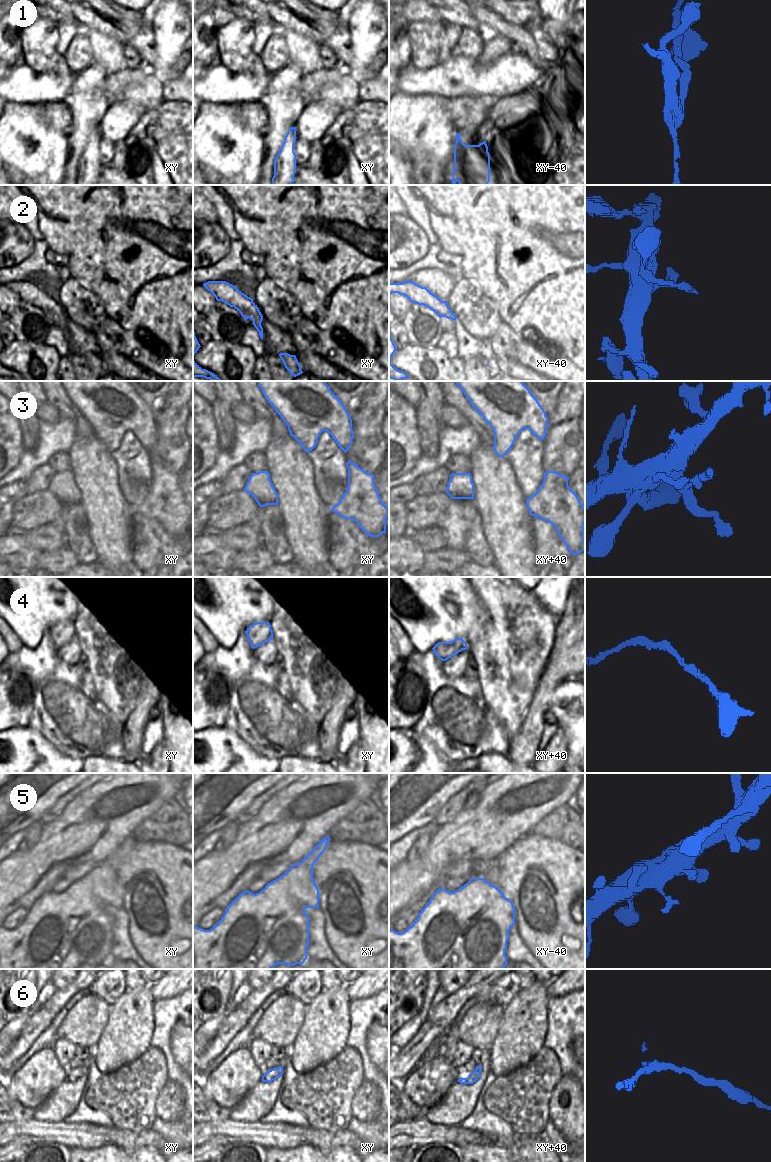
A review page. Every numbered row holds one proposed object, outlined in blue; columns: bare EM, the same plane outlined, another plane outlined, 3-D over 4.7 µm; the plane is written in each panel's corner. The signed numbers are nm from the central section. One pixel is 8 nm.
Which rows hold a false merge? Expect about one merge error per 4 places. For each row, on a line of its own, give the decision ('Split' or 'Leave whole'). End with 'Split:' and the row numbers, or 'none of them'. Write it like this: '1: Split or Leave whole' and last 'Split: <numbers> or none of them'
1: Leave whole
2: Leave whole
3: Leave whole
4: Leave whole
5: Leave whole
6: Leave whole
Split: none of them.

